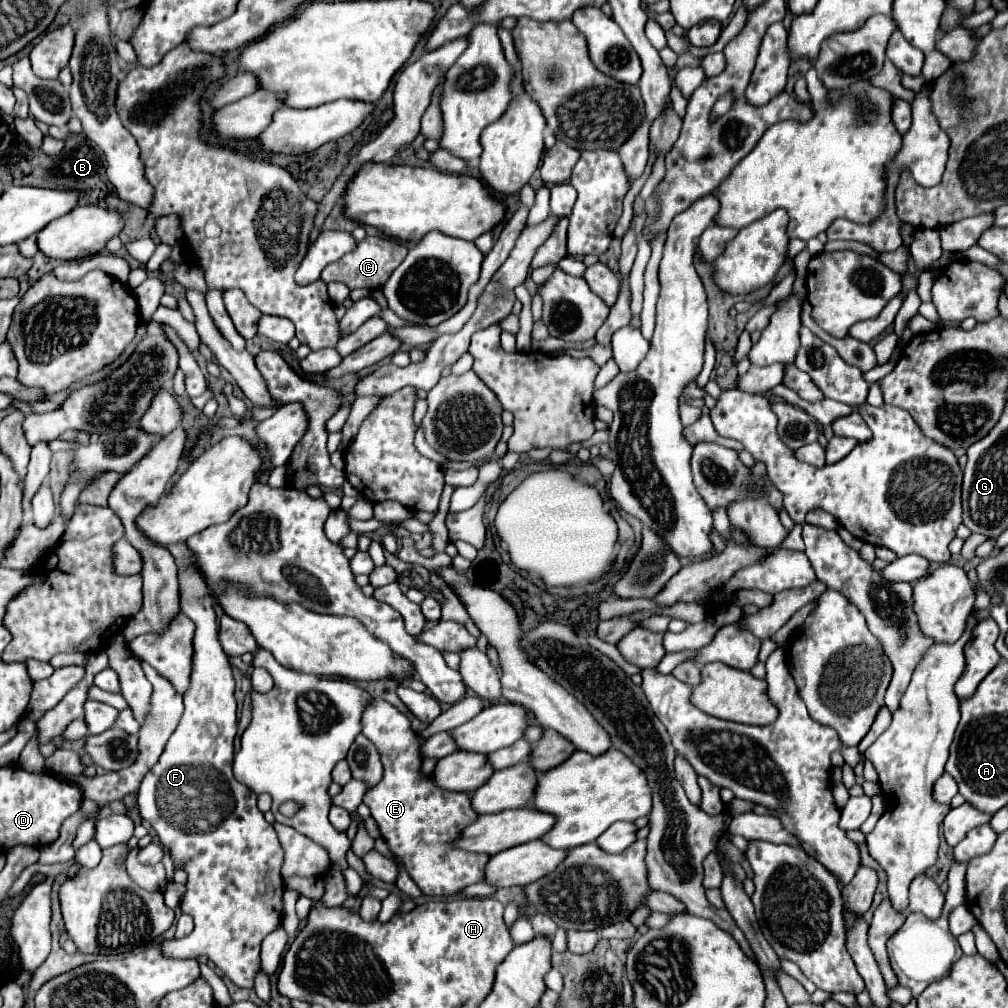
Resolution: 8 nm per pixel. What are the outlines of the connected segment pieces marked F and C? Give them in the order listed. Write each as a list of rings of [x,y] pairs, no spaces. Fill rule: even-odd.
[[[186,544],[170,548],[178,564],[180,582],[180,608],[196,624],[194,636],[194,660],[192,660],[192,684],[184,694],[184,714],[178,728],[168,738],[160,760],[150,768],[138,788],[138,810],[144,820],[156,830],[160,844],[170,854],[174,866],[182,864],[188,874],[186,892],[182,898],[182,912],[194,918],[194,930],[182,939],[164,941],[164,954],[172,958],[198,958],[206,954],[236,986],[252,988],[252,982],[260,968],[260,942],[282,926],[282,864],[284,852],[276,838],[272,824],[264,820],[264,814],[256,806],[256,794],[248,786],[240,784],[232,774],[234,736],[236,736],[236,700],[234,678],[228,658],[216,636],[216,614],[212,598],[204,590],[204,580],[196,572],[192,556]]]
[[[368,236],[366,240],[358,242],[354,252],[346,254],[338,262],[328,264],[322,270],[322,280],[324,282],[344,282],[348,288],[374,288],[374,290],[378,290],[392,276],[392,270],[396,270],[396,266],[400,266],[406,252],[408,252],[406,246],[394,238]]]

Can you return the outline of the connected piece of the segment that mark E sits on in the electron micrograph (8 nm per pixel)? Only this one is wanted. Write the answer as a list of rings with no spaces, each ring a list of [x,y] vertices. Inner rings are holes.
[[[370,698],[362,714],[362,734],[370,738],[382,754],[384,776],[364,796],[372,818],[380,826],[392,856],[402,862],[404,870],[426,896],[454,896],[464,886],[484,880],[486,854],[468,854],[452,850],[452,842],[460,838],[460,830],[478,816],[470,808],[468,794],[440,790],[430,778],[420,776],[420,738],[410,728],[404,714],[382,698]]]

